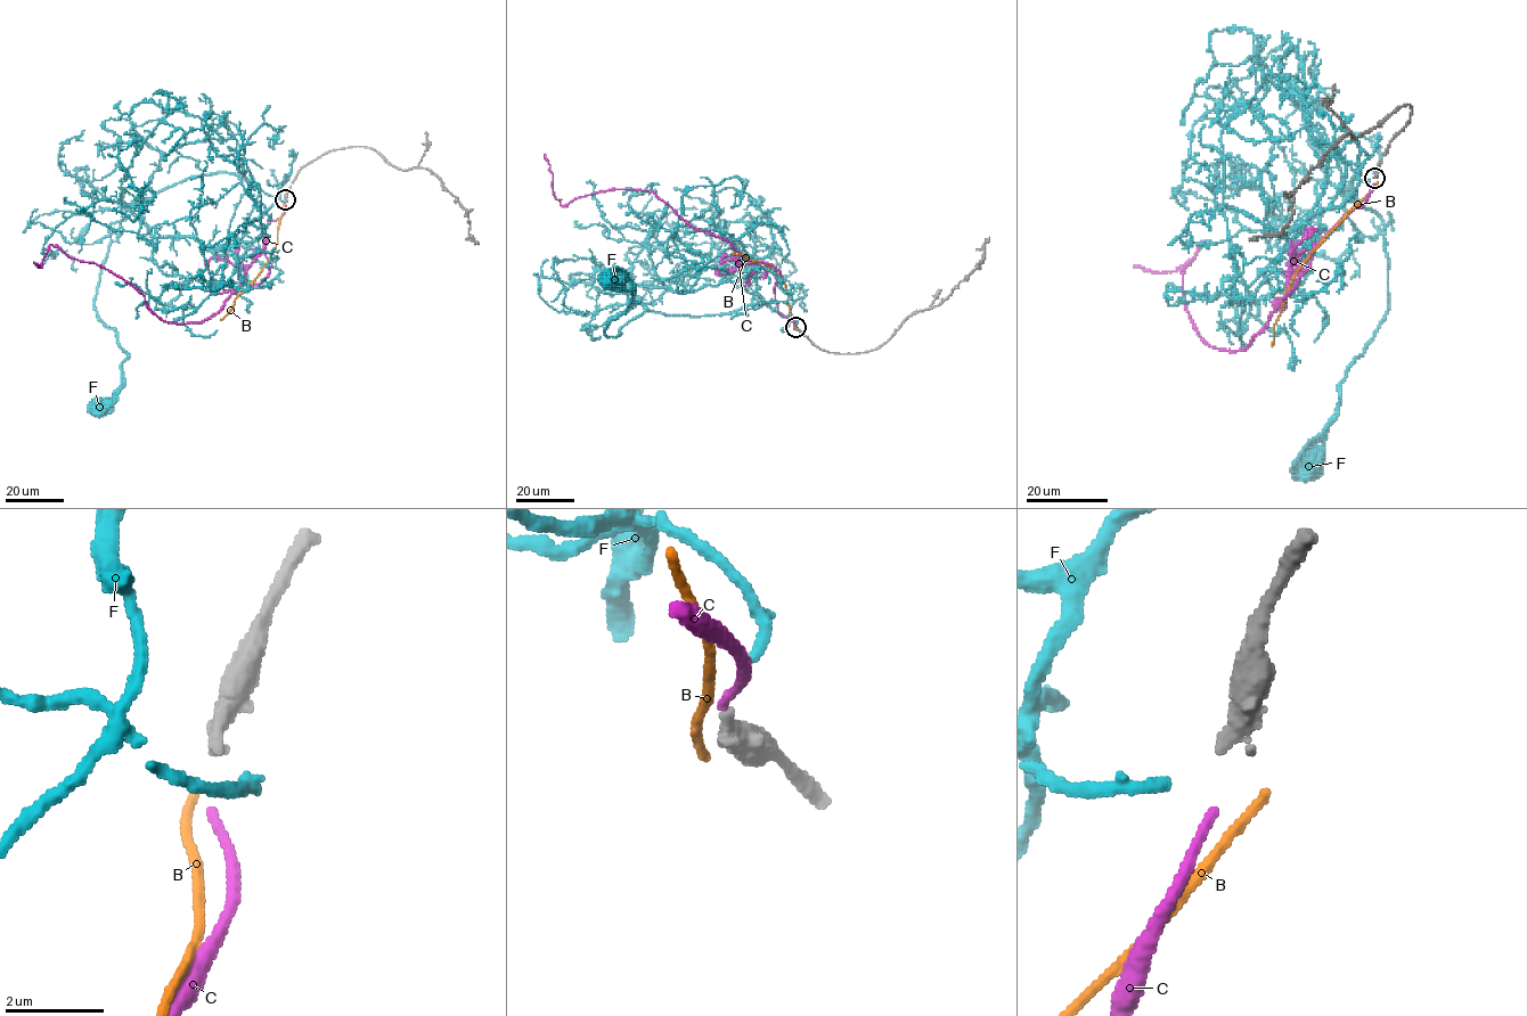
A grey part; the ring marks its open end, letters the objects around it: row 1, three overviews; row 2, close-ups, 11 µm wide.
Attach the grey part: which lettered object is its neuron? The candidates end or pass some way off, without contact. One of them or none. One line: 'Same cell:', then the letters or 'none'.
Same cell: F

